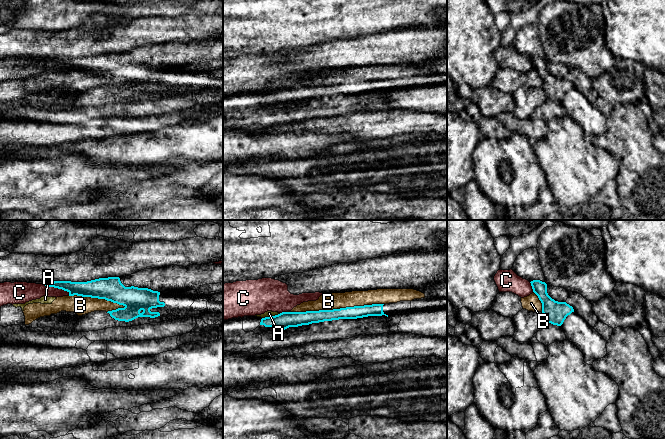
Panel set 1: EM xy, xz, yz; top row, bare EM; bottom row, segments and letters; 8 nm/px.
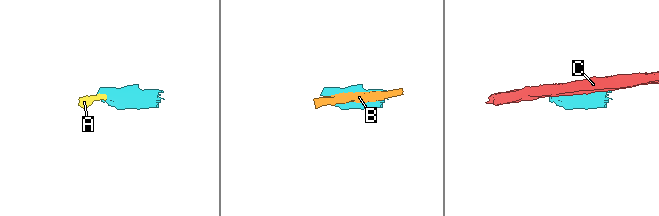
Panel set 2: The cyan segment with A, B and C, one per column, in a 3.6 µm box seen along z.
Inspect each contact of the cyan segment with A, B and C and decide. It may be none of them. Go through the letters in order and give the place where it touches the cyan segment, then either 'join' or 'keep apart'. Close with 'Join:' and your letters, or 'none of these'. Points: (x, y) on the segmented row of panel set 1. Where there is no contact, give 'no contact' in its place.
A: xz (271, 316) | keep apart
B: xz (335, 309) | keep apart
C: xy (57, 287) | keep apart
Join: none of these

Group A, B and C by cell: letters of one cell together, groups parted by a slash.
A B / C

